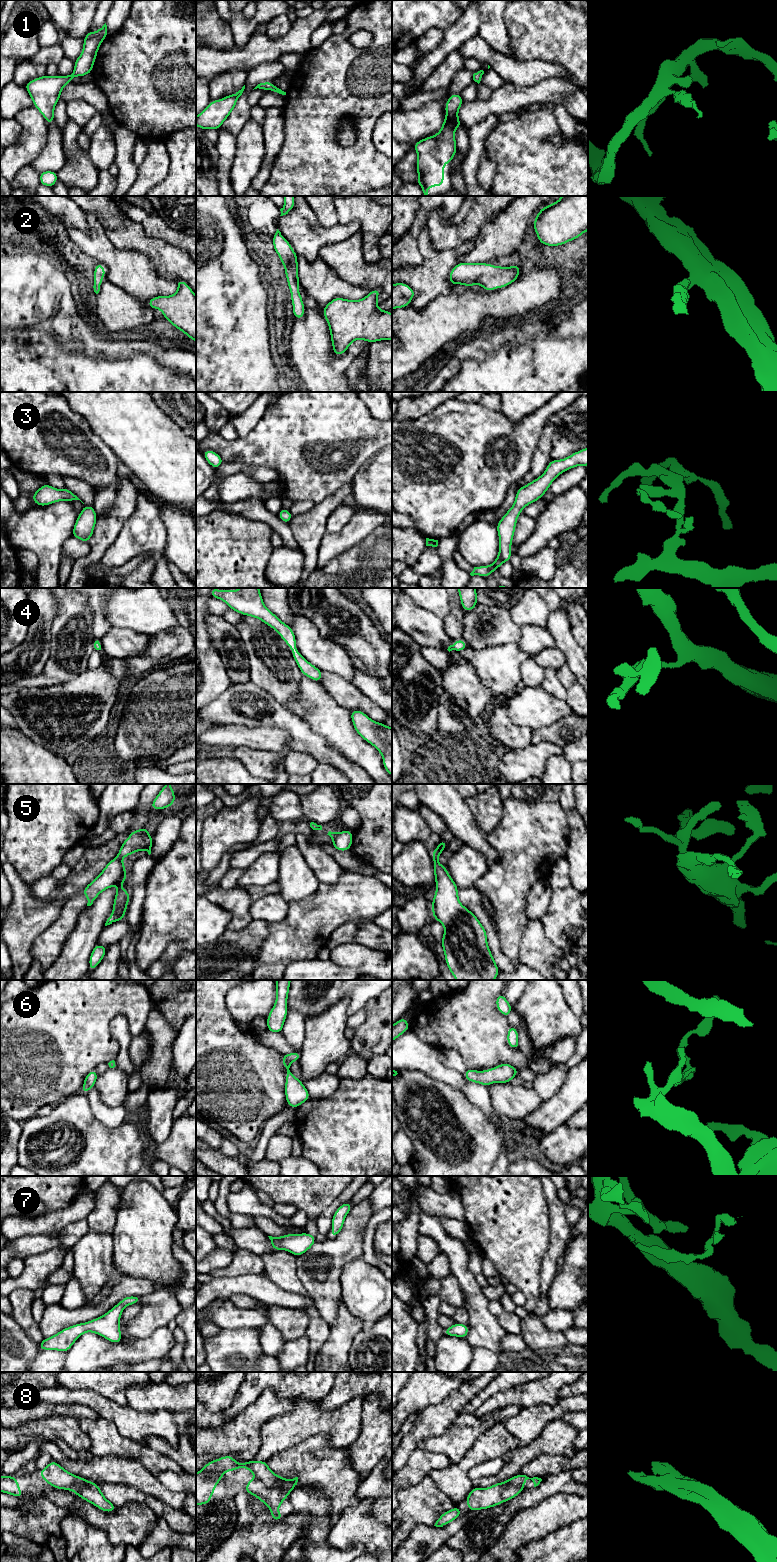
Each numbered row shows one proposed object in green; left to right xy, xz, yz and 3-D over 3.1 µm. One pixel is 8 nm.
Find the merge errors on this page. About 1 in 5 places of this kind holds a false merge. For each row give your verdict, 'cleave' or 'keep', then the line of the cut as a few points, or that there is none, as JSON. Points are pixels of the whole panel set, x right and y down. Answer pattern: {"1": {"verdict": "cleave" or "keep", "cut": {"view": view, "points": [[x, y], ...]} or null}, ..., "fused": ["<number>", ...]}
{"1": {"verdict": "keep", "cut": null}, "2": {"verdict": "keep", "cut": null}, "3": {"verdict": "keep", "cut": null}, "4": {"verdict": "keep", "cut": null}, "5": {"verdict": "keep", "cut": null}, "6": {"verdict": "keep", "cut": null}, "7": {"verdict": "keep", "cut": null}, "8": {"verdict": "keep", "cut": null}, "fused": []}

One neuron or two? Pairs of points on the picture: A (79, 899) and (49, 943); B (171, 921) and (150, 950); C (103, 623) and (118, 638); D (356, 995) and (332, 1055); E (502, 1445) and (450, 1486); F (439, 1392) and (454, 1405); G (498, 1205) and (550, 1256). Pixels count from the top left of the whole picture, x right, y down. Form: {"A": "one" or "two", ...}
{"A": "one", "B": "one", "C": "two", "D": "two", "E": "one", "F": "two", "G": "two"}

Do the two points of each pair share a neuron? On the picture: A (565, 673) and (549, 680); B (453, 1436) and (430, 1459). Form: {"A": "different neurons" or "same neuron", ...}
{"A": "different neurons", "B": "different neurons"}

